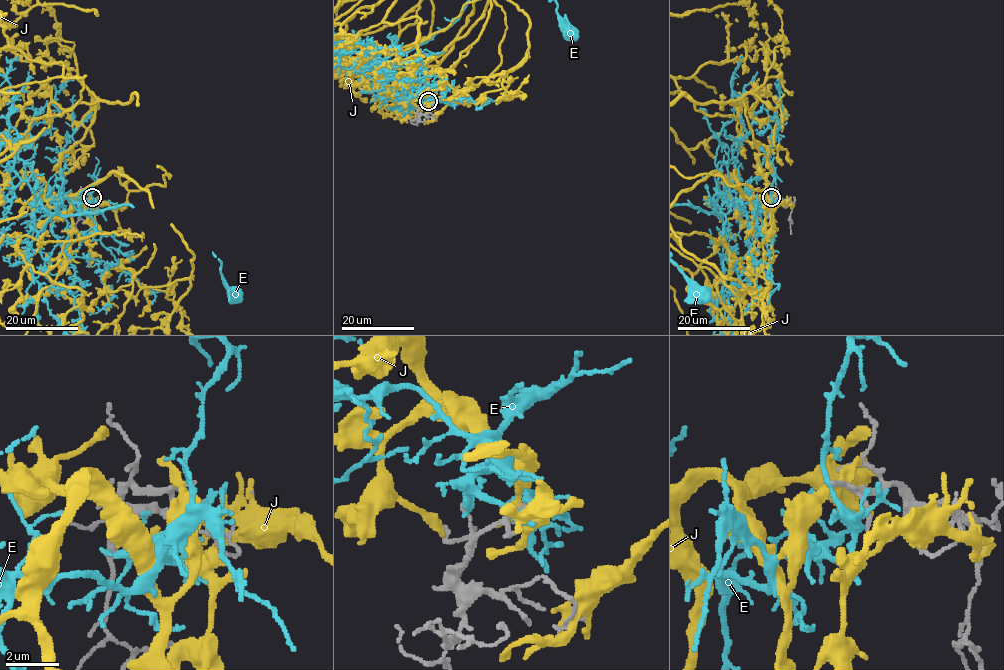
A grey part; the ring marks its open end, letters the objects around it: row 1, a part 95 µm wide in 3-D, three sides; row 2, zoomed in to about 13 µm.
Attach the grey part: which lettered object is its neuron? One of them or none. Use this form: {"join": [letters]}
{"join": []}

